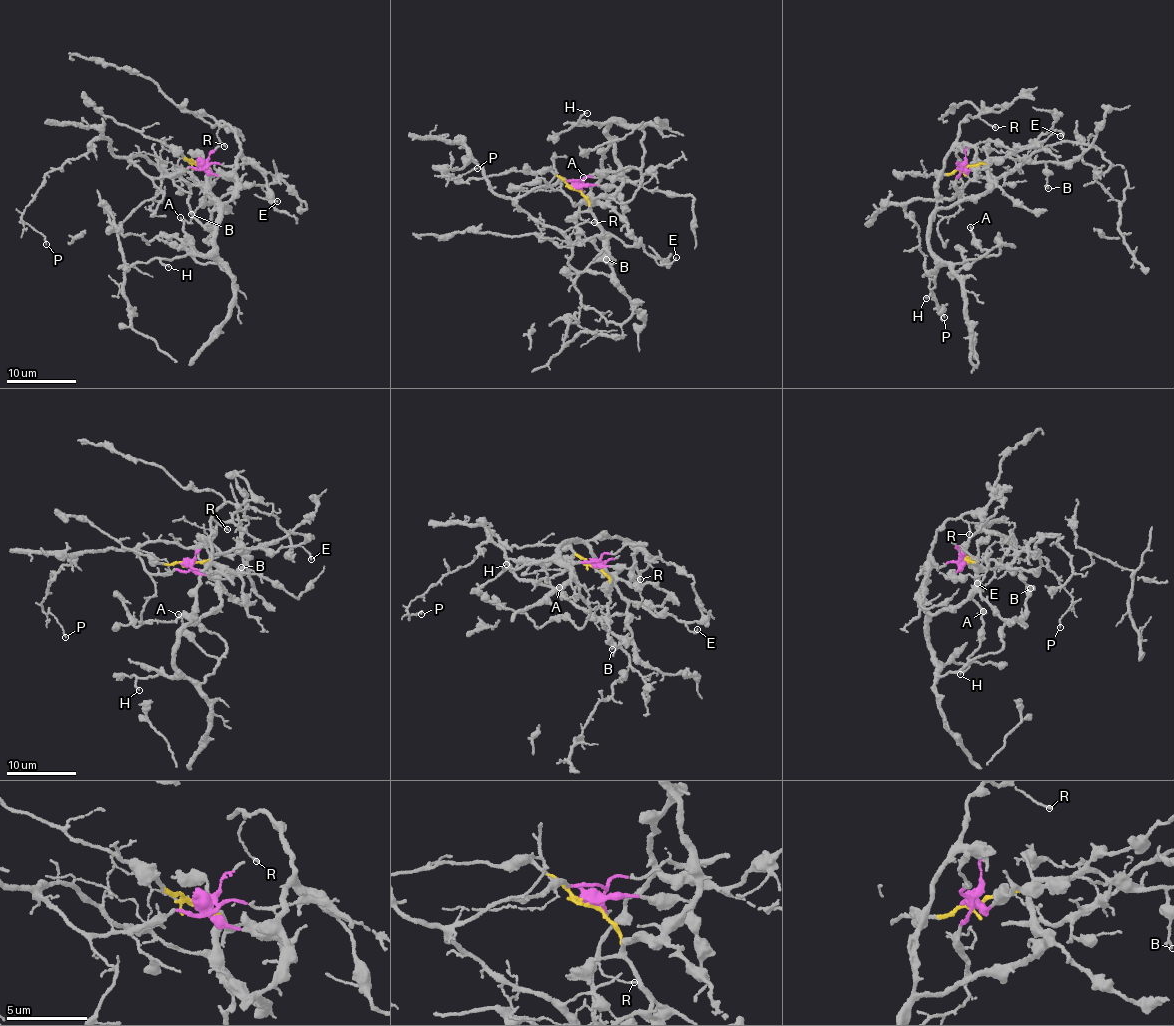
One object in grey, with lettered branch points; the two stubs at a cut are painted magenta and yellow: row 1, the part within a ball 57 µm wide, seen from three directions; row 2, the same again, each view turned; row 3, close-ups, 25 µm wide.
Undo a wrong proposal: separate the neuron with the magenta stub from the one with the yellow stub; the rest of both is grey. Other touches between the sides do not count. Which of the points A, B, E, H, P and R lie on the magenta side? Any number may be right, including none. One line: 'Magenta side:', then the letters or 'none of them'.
Magenta side: P

